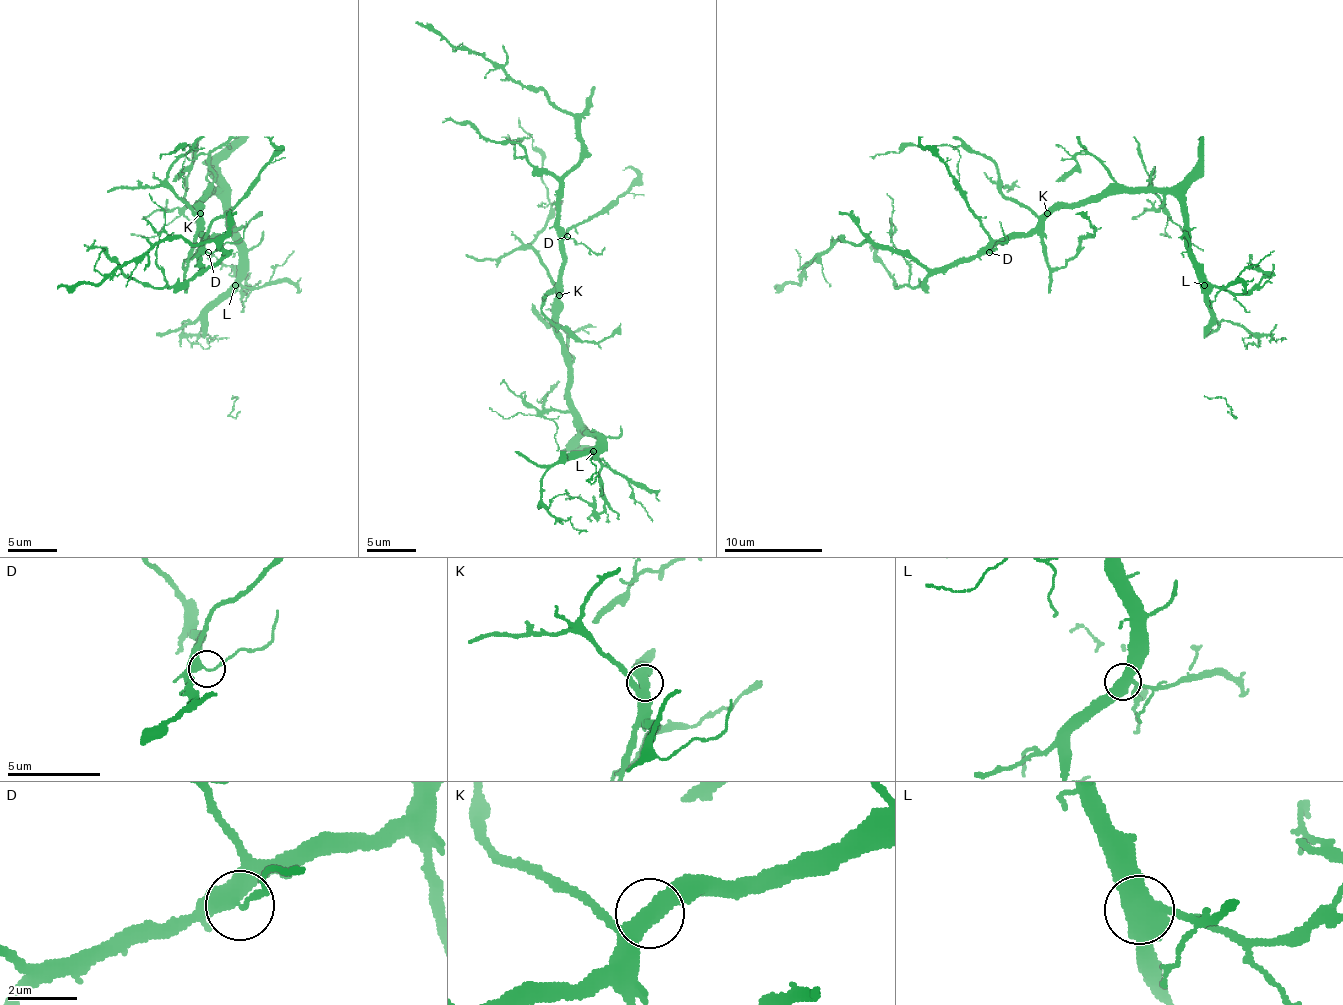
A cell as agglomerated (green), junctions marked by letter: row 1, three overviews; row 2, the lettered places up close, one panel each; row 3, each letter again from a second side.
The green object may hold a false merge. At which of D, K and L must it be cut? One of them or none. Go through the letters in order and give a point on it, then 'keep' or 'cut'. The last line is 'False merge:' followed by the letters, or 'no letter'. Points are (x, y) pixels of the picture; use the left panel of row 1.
D: at (208, 252); keep
K: at (200, 213); keep
L: at (235, 285); keep
False merge: no letter

